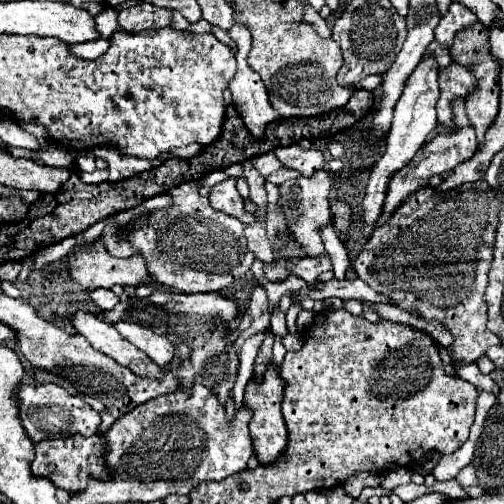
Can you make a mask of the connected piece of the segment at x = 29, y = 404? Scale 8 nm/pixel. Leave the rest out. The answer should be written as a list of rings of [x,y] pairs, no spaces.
[[[41,384],[41,386],[19,386],[19,400],[21,400],[21,416],[23,426],[27,434],[31,434],[33,442],[41,440],[55,440],[55,438],[69,438],[75,434],[81,436],[95,436],[97,428],[101,424],[101,416],[97,410],[93,410],[87,402],[83,402],[83,396],[73,396],[65,388],[57,384]]]

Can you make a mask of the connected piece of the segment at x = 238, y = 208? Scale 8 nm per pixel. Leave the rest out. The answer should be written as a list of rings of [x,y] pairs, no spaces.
[[[227,178],[219,184],[215,184],[209,192],[209,202],[215,210],[221,210],[229,216],[235,216],[243,224],[247,224],[253,218],[251,214],[245,214],[245,210],[243,210],[243,198],[235,188],[235,178]]]

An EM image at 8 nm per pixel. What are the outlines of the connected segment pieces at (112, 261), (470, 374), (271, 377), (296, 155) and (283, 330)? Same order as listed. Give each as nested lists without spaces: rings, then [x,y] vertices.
[[[99,236],[97,240],[93,240],[91,244],[85,244],[85,246],[77,246],[77,250],[71,250],[65,258],[63,258],[63,264],[69,272],[69,278],[71,282],[83,286],[83,288],[89,288],[89,290],[95,290],[95,288],[111,288],[115,284],[121,284],[121,286],[141,286],[143,282],[147,282],[151,278],[149,270],[147,270],[147,262],[141,254],[133,254],[129,258],[117,258],[113,254],[109,254],[107,246],[103,244],[103,238]]]
[[[471,364],[471,366],[455,366],[455,372],[459,374],[461,380],[467,380],[471,384],[475,384],[477,388],[485,388],[485,390],[495,390],[495,394],[499,392],[497,384],[489,378],[489,376],[483,376],[477,368],[477,364]]]
[[[271,364],[263,382],[255,384],[253,380],[245,388],[245,404],[253,408],[253,418],[249,422],[251,438],[253,438],[253,448],[257,454],[259,464],[273,464],[287,448],[287,426],[281,416],[281,398],[283,398],[283,380],[279,378],[279,372]]]
[[[291,144],[279,146],[273,152],[283,162],[283,166],[299,170],[303,176],[311,176],[317,170],[325,168],[325,156],[321,150],[303,150],[299,144]]]
[[[275,310],[275,314],[271,314],[271,330],[279,338],[285,338],[289,334],[287,324],[285,324],[285,314],[281,310]]]

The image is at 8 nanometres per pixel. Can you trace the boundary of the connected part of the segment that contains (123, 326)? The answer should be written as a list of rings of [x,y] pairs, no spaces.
[[[119,320],[113,326],[125,340],[135,344],[141,352],[145,352],[157,366],[167,366],[173,360],[175,348],[167,338],[157,336],[147,328],[133,322],[125,322],[125,320]]]

